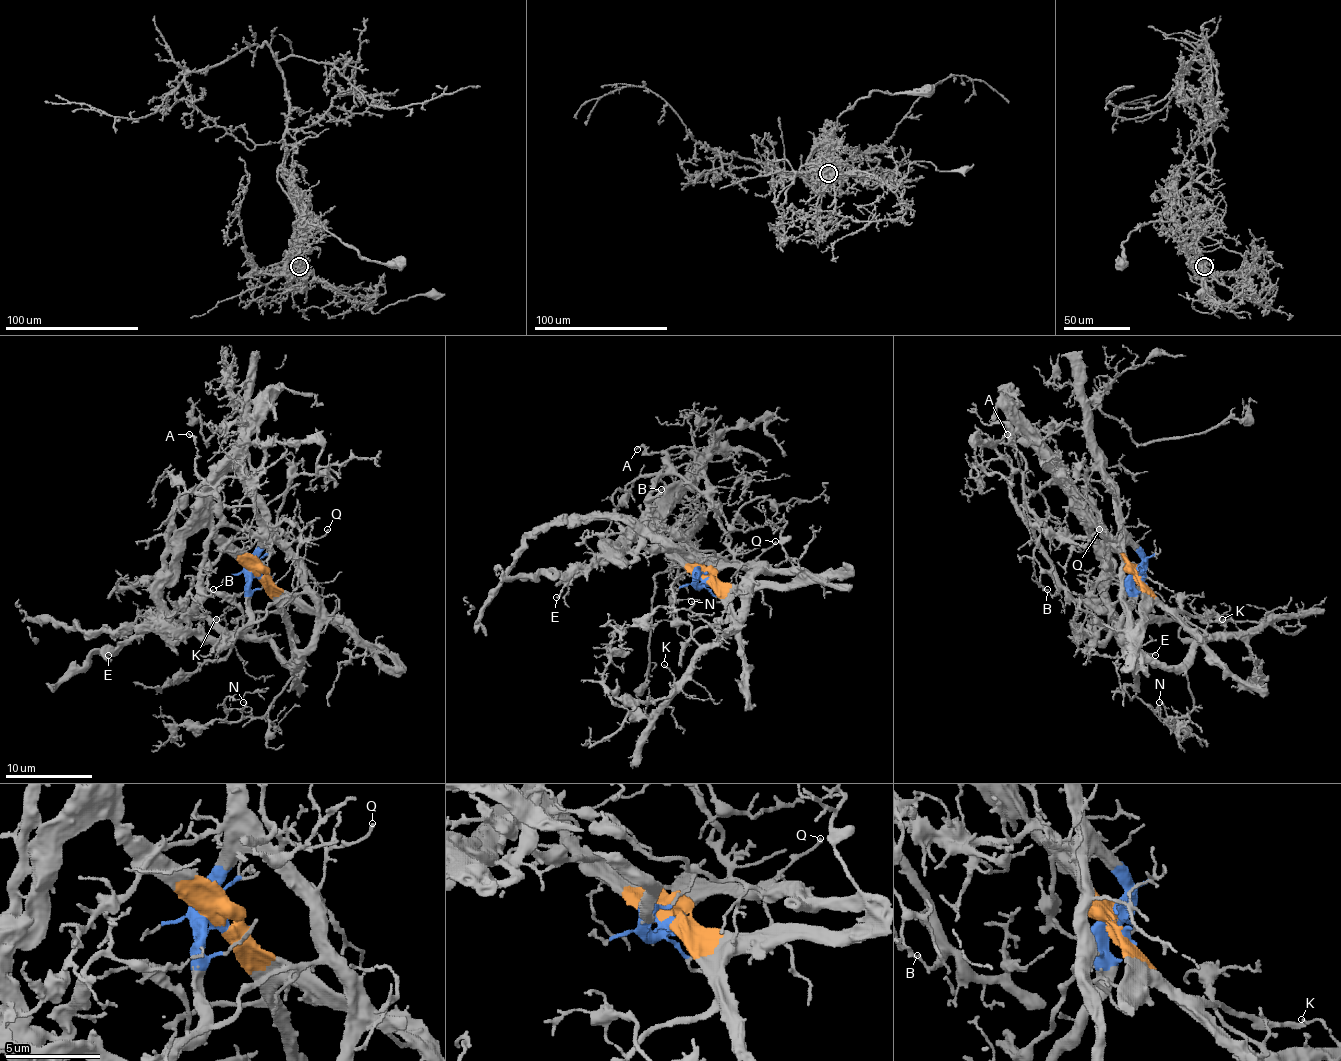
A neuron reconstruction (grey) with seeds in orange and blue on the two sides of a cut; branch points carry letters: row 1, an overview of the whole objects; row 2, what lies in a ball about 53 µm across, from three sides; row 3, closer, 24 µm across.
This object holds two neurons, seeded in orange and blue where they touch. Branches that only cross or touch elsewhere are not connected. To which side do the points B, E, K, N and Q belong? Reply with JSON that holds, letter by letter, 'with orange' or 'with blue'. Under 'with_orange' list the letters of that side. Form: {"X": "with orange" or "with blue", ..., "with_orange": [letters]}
{"B": "with orange", "E": "with orange", "K": "with blue", "N": "with blue", "Q": "with blue", "with_orange": ["B", "E"]}

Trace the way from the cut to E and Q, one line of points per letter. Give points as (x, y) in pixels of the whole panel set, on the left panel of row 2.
E: (258, 576), (208, 528), (197, 528), (184, 541), (184, 552), (171, 569), (157, 613), (114, 654), (107, 654)
Q: (258, 576), (258, 556), (269, 543), (319, 538), (328, 530)

